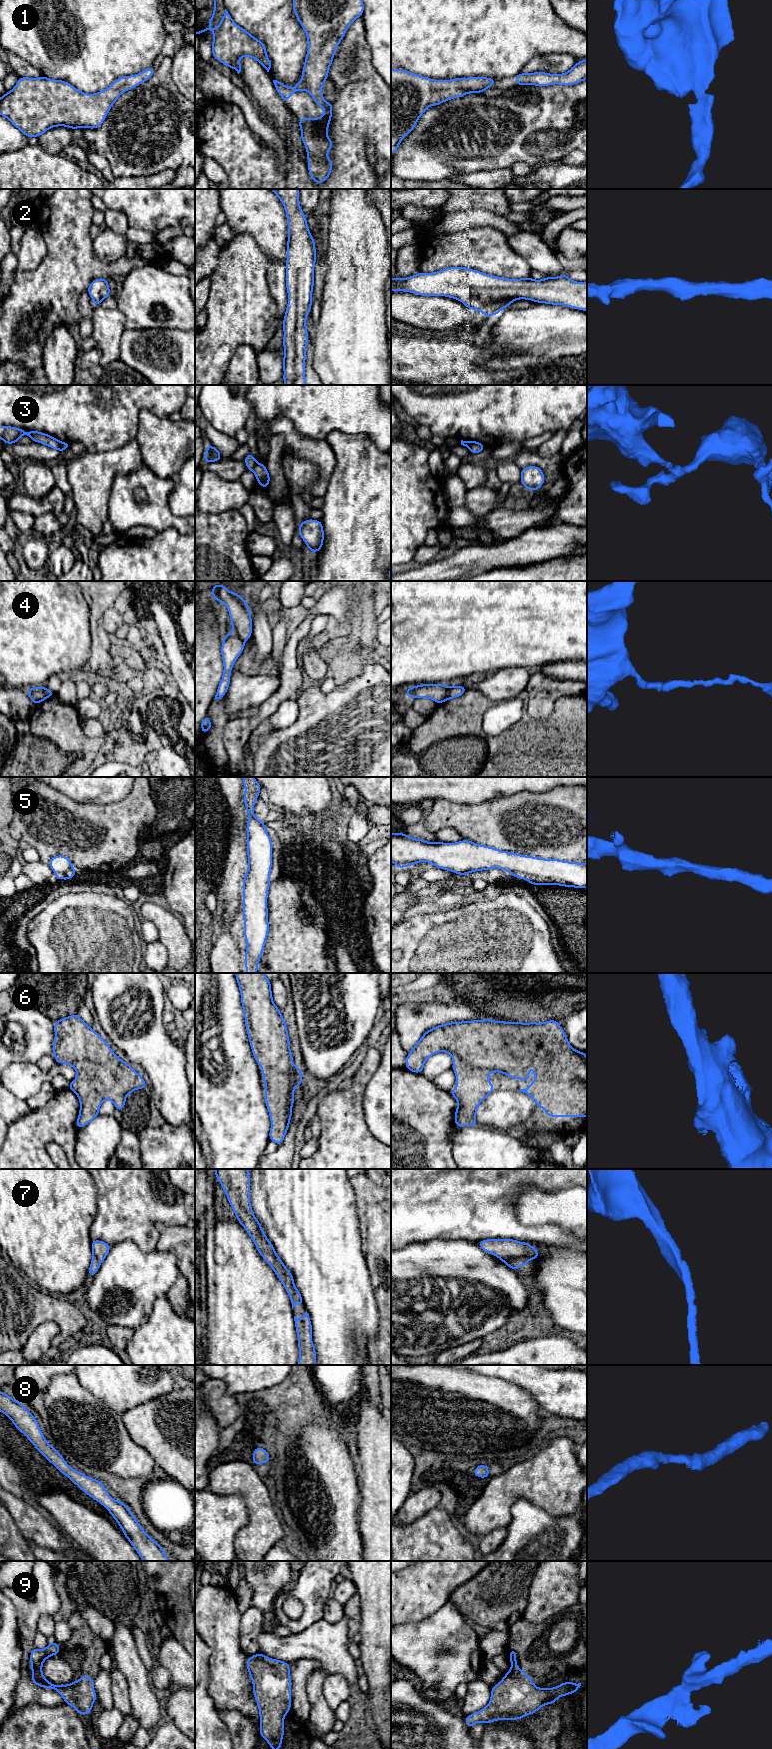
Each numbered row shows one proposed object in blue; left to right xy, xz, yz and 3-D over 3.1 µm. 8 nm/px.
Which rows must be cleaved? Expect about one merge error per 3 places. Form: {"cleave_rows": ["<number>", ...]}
{"cleave_rows": ["3", "4"]}

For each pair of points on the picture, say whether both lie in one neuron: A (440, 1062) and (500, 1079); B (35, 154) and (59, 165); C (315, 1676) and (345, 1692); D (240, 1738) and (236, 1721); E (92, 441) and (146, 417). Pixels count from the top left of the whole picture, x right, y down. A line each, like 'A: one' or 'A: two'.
A: two
B: one
C: two
D: one
E: two

